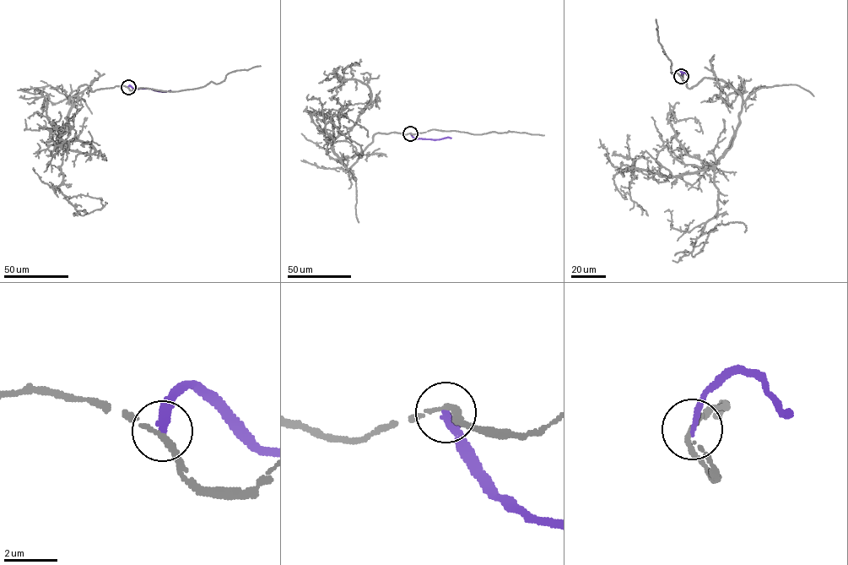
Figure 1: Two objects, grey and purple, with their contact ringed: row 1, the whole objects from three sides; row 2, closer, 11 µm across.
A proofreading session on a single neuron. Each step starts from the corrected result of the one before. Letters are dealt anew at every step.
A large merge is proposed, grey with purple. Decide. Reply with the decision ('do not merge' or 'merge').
do not merge

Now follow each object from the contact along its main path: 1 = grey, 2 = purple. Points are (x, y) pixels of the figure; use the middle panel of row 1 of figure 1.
1: (410, 133), (376, 133), (348, 169), (333, 150), (370, 101), (368, 86), (341, 81), (343, 70), (360, 61)
2: (410, 133), (417, 138), (451, 138)

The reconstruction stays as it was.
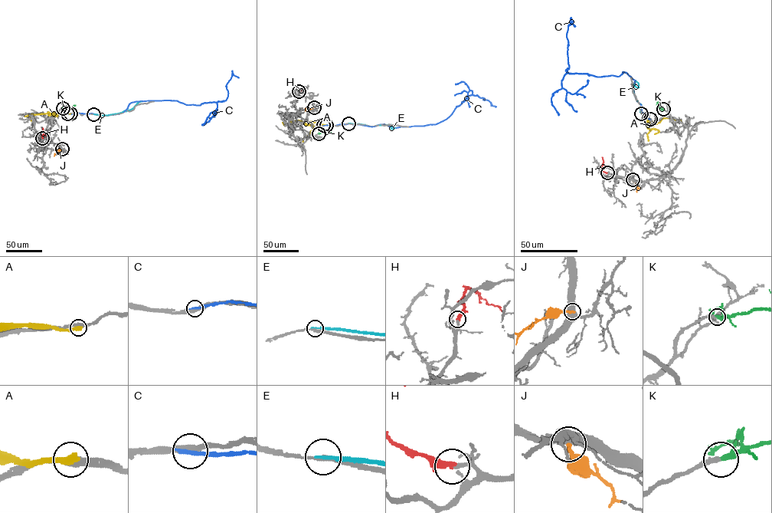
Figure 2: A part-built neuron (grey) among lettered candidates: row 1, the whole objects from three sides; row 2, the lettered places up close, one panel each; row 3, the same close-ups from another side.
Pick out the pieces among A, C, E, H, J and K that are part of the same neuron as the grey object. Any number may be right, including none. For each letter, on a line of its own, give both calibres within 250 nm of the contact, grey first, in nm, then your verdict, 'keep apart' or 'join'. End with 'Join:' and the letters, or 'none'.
A: calibres 360 and 440 nm; keep apart
C: calibres 320 and 280 nm; keep apart
E: calibres 170 and 200 nm; keep apart
H: calibres 170 and 360 nm; join
J: calibres 550 and 220 nm; keep apart
K: calibres 280 and 320 nm; join
Join: H, K

